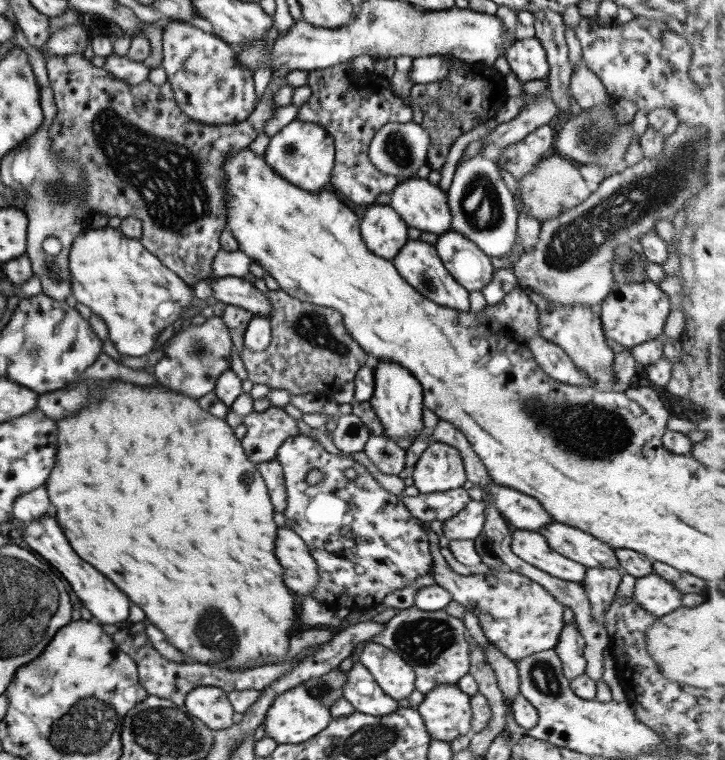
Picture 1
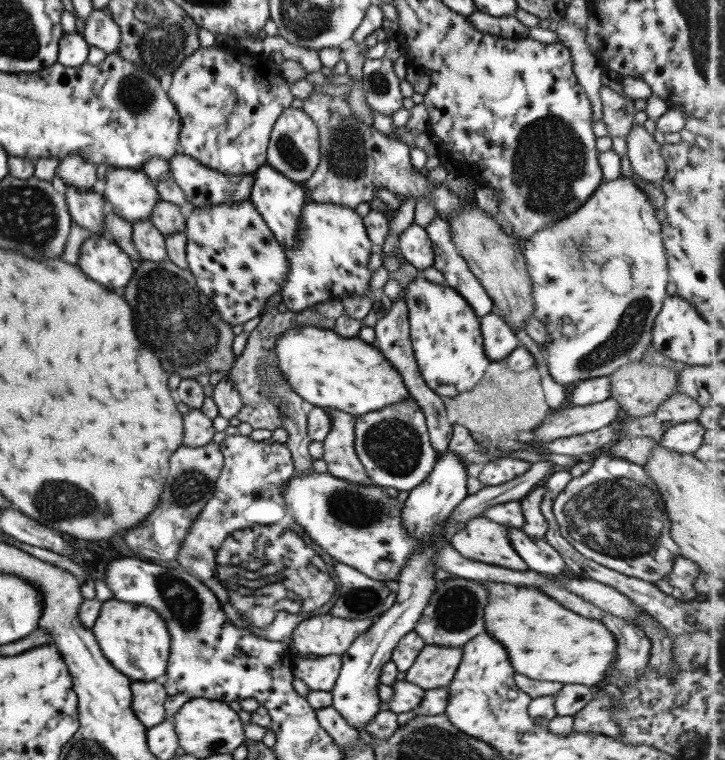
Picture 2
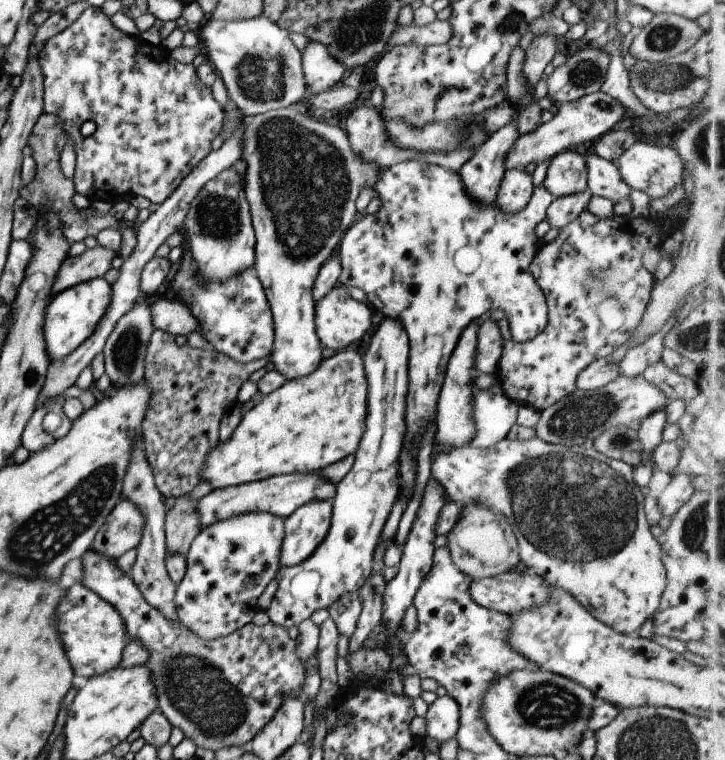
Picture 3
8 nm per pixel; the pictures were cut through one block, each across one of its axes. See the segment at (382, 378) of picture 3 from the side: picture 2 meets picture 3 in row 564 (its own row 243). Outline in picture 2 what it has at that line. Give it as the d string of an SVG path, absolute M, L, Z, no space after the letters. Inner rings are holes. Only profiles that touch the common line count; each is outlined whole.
M308 200L296 228L296 243L292 247L282 246L288 260L288 275L280 290L282 303L289 311L299 311L330 298L364 295L372 275L367 269L367 259L373 250L362 218L354 209Z

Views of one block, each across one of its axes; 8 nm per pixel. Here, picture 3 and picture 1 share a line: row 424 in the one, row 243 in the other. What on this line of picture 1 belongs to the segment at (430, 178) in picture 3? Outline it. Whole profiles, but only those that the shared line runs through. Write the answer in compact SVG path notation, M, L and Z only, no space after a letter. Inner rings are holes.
M408 239L391 261L397 274L427 300L454 311L468 311L469 292L457 284L457 281L445 270L434 245L421 242L419 239Z

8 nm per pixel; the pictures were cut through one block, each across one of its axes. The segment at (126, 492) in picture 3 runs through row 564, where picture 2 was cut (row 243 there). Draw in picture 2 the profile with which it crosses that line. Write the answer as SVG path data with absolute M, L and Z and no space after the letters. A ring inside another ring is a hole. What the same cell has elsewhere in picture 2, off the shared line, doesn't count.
M138 220L132 225L132 243L141 260L159 262L166 259L164 236L149 220Z

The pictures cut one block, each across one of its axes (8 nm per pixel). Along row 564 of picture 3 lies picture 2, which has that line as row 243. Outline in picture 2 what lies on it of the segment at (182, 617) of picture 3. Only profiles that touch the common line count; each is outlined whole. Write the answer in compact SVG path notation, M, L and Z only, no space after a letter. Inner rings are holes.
M248 200L193 207L184 222L187 269L193 275L198 289L213 303L218 319L234 326L243 325L259 315L267 298L274 292L280 293L288 275L288 260L255 207Z

